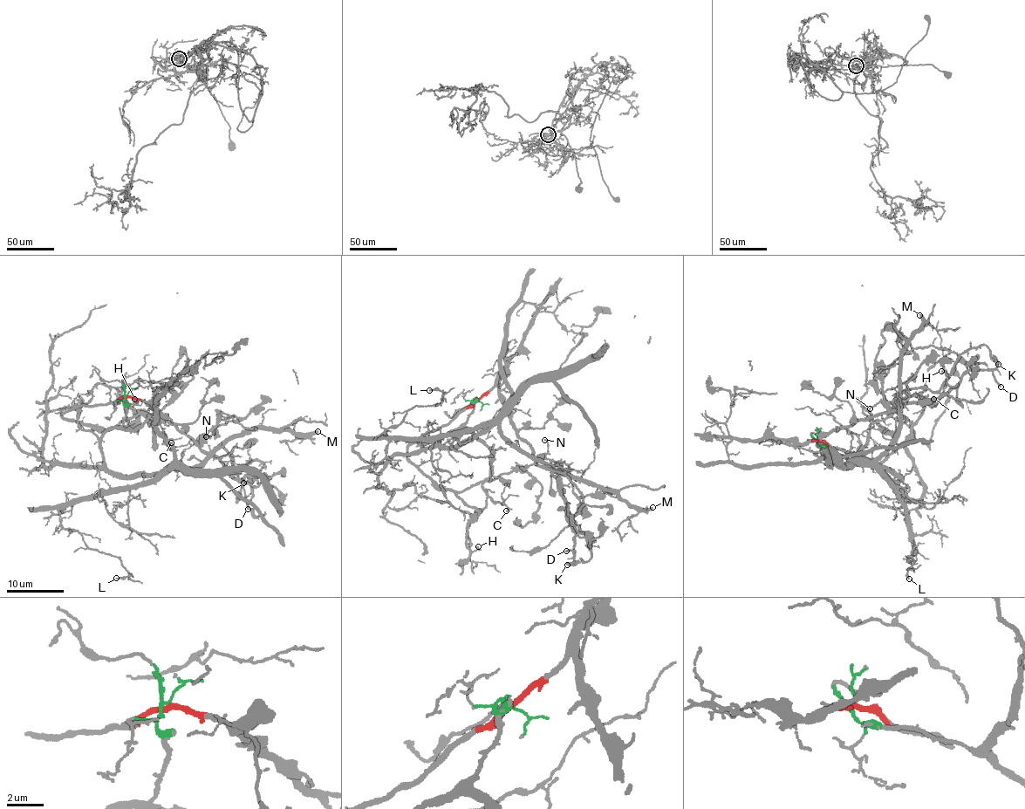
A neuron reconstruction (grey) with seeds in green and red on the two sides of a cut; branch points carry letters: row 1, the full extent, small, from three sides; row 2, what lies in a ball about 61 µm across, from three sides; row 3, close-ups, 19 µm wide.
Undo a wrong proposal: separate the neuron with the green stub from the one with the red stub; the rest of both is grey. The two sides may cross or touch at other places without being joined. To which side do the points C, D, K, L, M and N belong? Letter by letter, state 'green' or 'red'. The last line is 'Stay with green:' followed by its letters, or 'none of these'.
C: green
D: red
K: red
L: green
M: green
N: red
Stay with green: C, L, M

